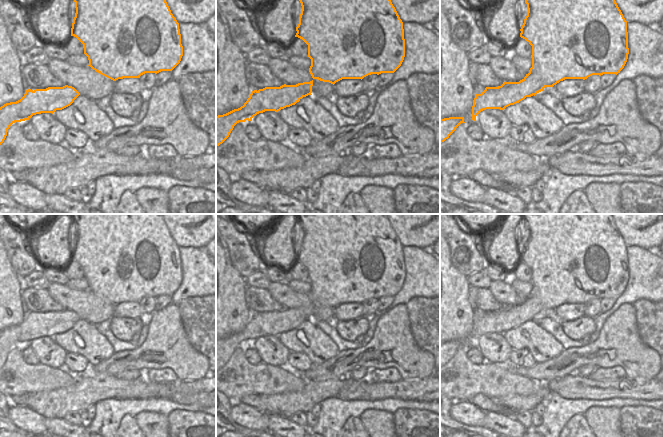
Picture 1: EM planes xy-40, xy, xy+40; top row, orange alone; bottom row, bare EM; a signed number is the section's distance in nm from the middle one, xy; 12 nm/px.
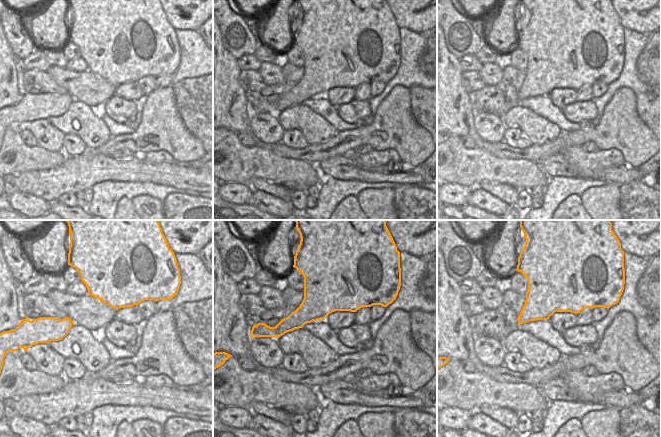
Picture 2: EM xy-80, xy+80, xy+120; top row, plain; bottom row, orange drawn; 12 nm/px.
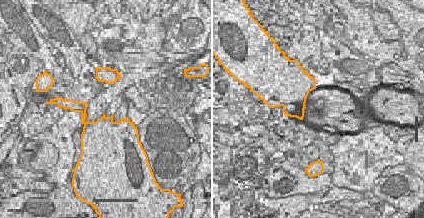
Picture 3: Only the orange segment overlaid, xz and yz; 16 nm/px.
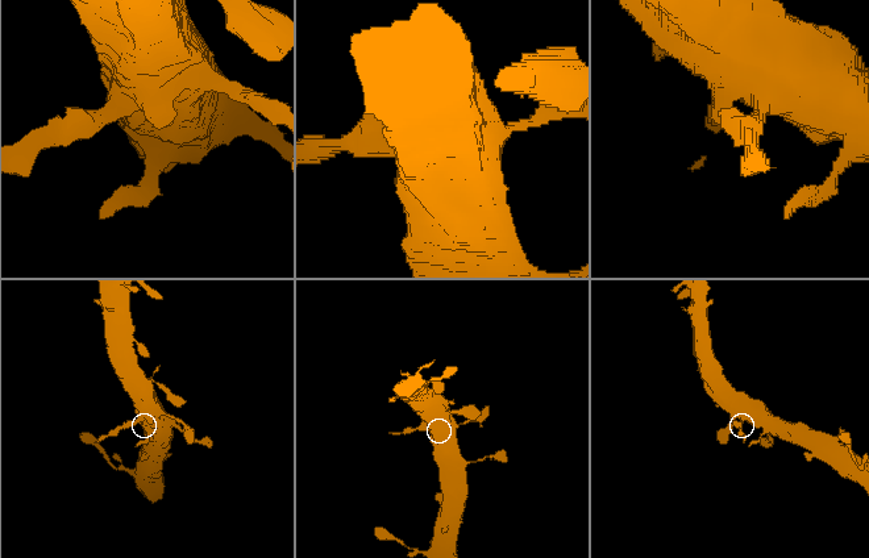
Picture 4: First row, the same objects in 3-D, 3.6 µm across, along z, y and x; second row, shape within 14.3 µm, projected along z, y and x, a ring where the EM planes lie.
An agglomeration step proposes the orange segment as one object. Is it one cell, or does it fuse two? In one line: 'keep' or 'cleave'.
cleave

